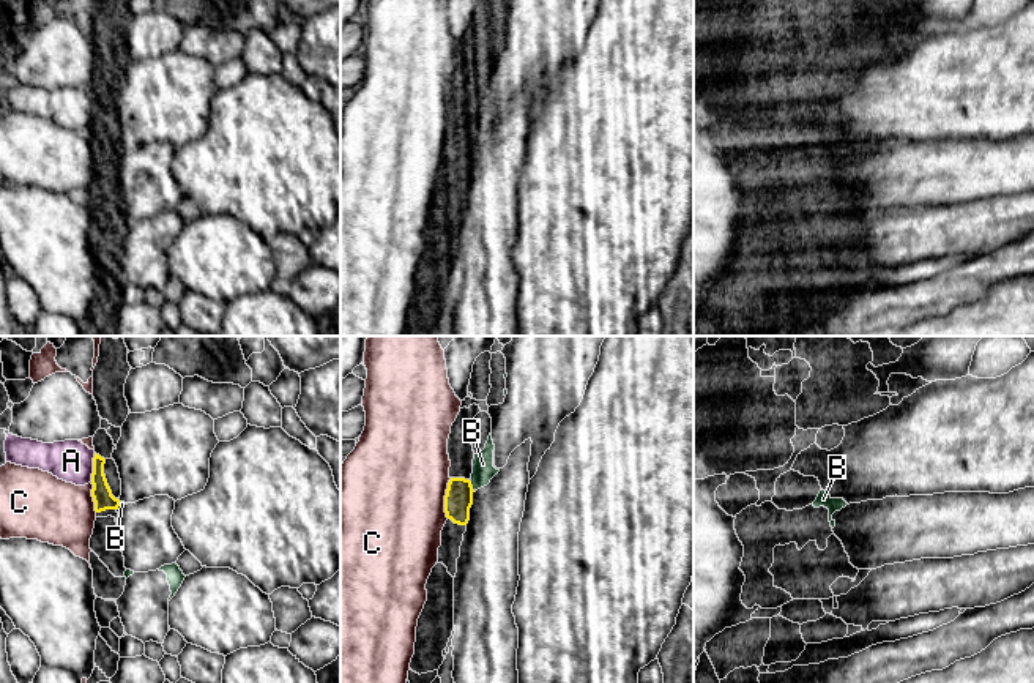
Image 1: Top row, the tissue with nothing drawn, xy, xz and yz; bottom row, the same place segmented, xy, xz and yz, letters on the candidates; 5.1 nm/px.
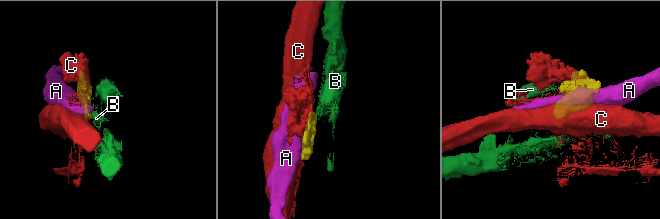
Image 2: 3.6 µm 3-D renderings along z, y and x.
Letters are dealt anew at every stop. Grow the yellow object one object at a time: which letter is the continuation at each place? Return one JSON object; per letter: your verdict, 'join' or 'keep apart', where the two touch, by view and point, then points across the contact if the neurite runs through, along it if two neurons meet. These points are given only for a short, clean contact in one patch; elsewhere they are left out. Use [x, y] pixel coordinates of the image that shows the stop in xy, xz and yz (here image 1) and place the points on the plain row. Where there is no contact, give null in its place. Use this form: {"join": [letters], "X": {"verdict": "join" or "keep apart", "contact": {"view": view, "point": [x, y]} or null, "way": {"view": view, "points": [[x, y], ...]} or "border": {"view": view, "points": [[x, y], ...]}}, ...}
{"join": [], "A": {"verdict": "keep apart", "contact": {"view": "xy", "point": [93, 114]}}, "B": {"verdict": "keep apart", "contact": {"view": "xz", "point": [472, 133]}, "border": {"view": "xz", "points": [[468, 126], [473, 138]]}}, "C": {"verdict": "keep apart", "contact": {"view": "xz", "point": [445, 145]}}}

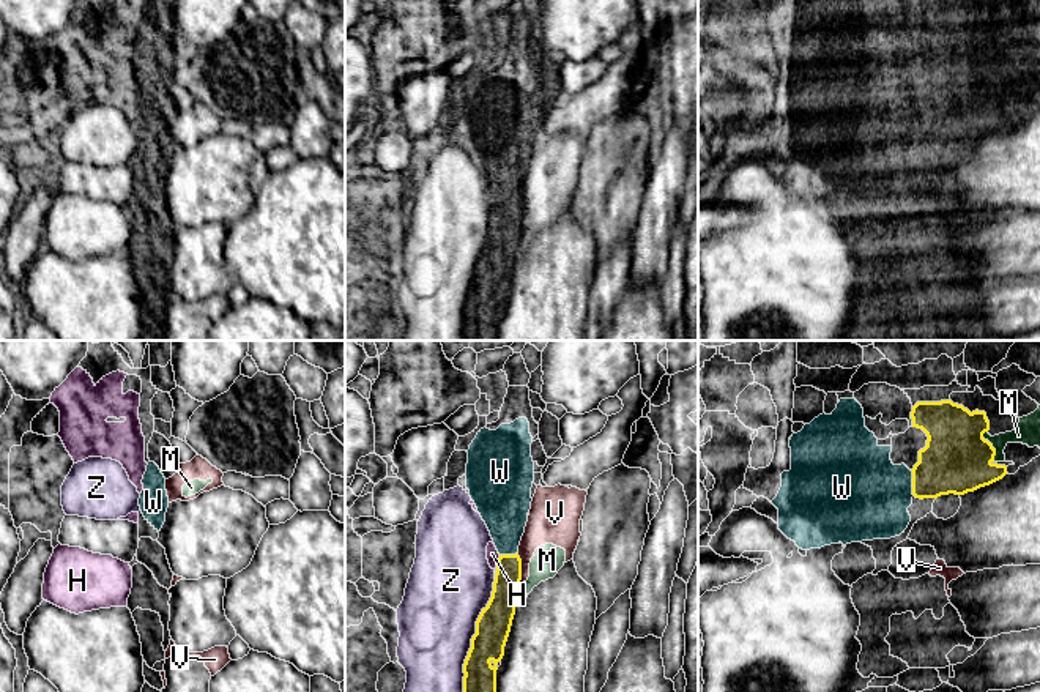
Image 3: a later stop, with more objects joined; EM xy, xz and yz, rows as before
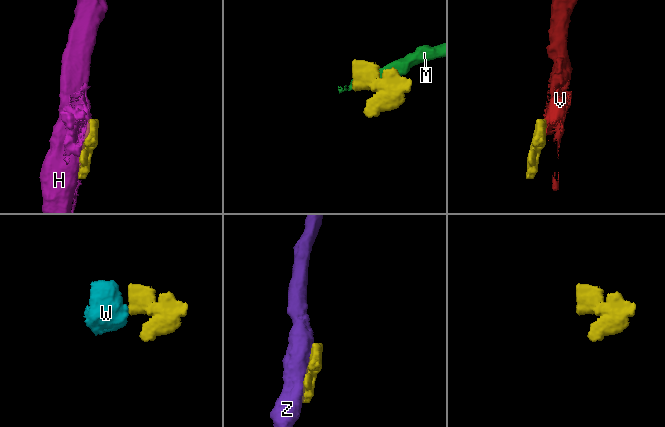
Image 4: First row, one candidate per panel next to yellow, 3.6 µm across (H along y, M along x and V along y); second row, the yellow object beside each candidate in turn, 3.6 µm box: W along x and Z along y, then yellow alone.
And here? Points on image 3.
{"join": ["W"], "H": {"verdict": "keep apart", "contact": {"view": "xz", "point": [498, 210]}}, "M": {"verdict": "keep apart", "contact": {"view": "yz", "point": [991, 93]}, "border": {"view": "yz", "points": [[985, 78], [984, 84], [995, 96], [995, 107]]}}, "V": {"verdict": "keep apart", "contact": {"view": "xz", "point": [520, 224]}, "border": {"view": "xz", "points": [[517, 199], [520, 207], [520, 232], [516, 248]]}}, "W": {"verdict": "join", "contact": {"view": "yz", "point": [913, 130]}, "way": {"view": "yz", "points": [[955, 106], [930, 125], [913, 130], [867, 144]]}}, "Z": {"verdict": "keep apart", "contact": {"view": "xz", "point": [475, 281]}}}

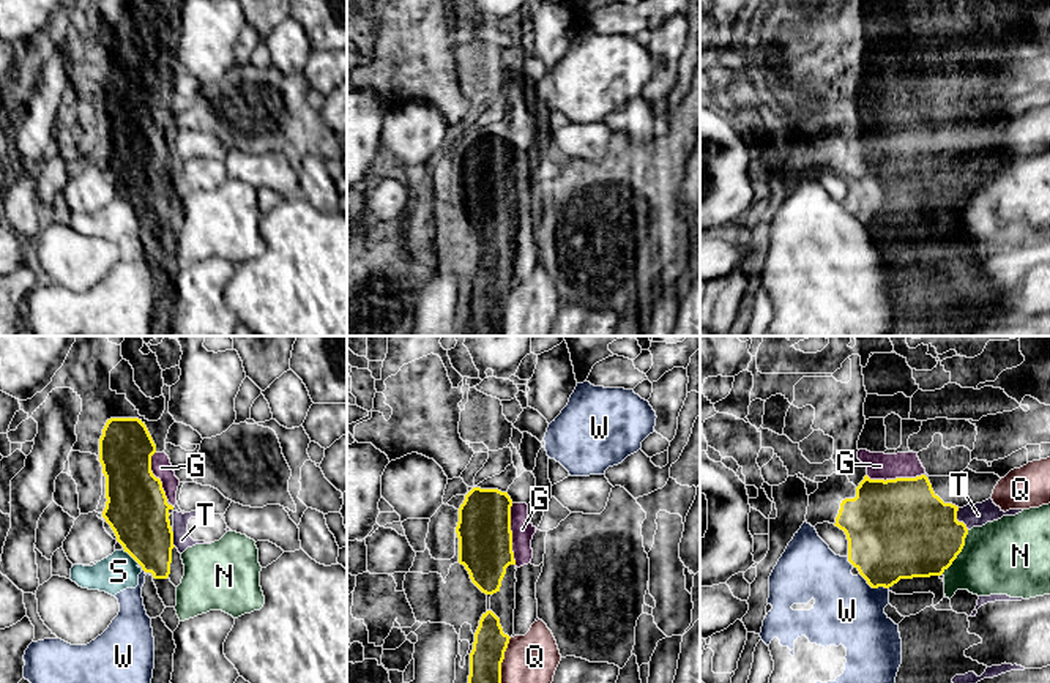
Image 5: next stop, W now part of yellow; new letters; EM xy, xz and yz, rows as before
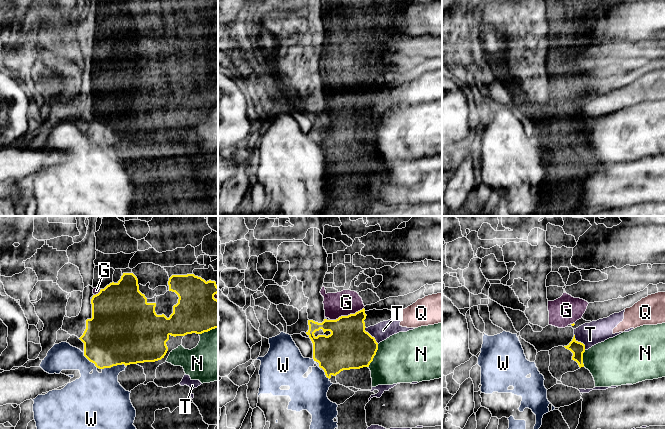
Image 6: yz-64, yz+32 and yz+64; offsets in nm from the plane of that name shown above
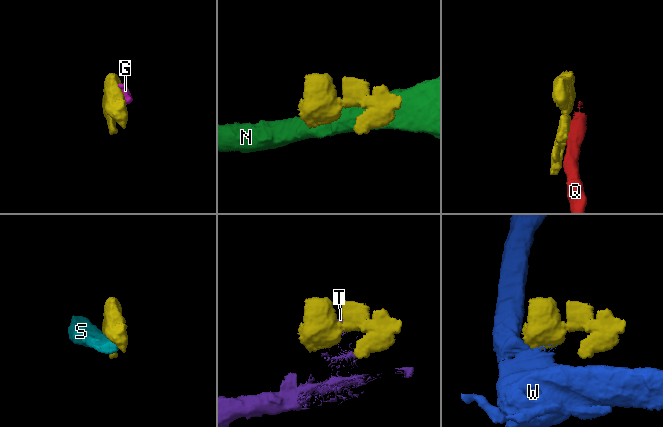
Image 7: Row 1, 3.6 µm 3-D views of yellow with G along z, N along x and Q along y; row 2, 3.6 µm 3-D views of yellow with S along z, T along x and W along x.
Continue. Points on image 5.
{"join": ["G"], "G": {"verdict": "join", "contact": {"view": "xz", "point": [511, 180]}, "way": {"view": "xz", "points": [[484, 180], [511, 180], [522, 175]]}}, "N": {"verdict": "keep apart", "contact": {"view": "yz", "point": [960, 197]}}, "Q": {"verdict": "keep apart", "contact": {"view": "xz", "point": [502, 308]}, "border": {"view": "xz", "points": [[511, 284], [502, 309], [502, 332], [498, 335]]}}, "S": {"verdict": "keep apart", "contact": {"view": "xy", "point": [131, 202]}}, "T": {"verdict": "keep apart", "contact": {"view": "yz", "point": [956, 166]}, "border": {"view": "yz", "points": [[957, 155], [957, 166], [968, 175]]}}, "W": {"verdict": "keep apart", "contact": {"view": "yz", "point": [874, 234]}, "border": {"view": "yz", "points": [[860, 220], [872, 234], [888, 235]]}}}

